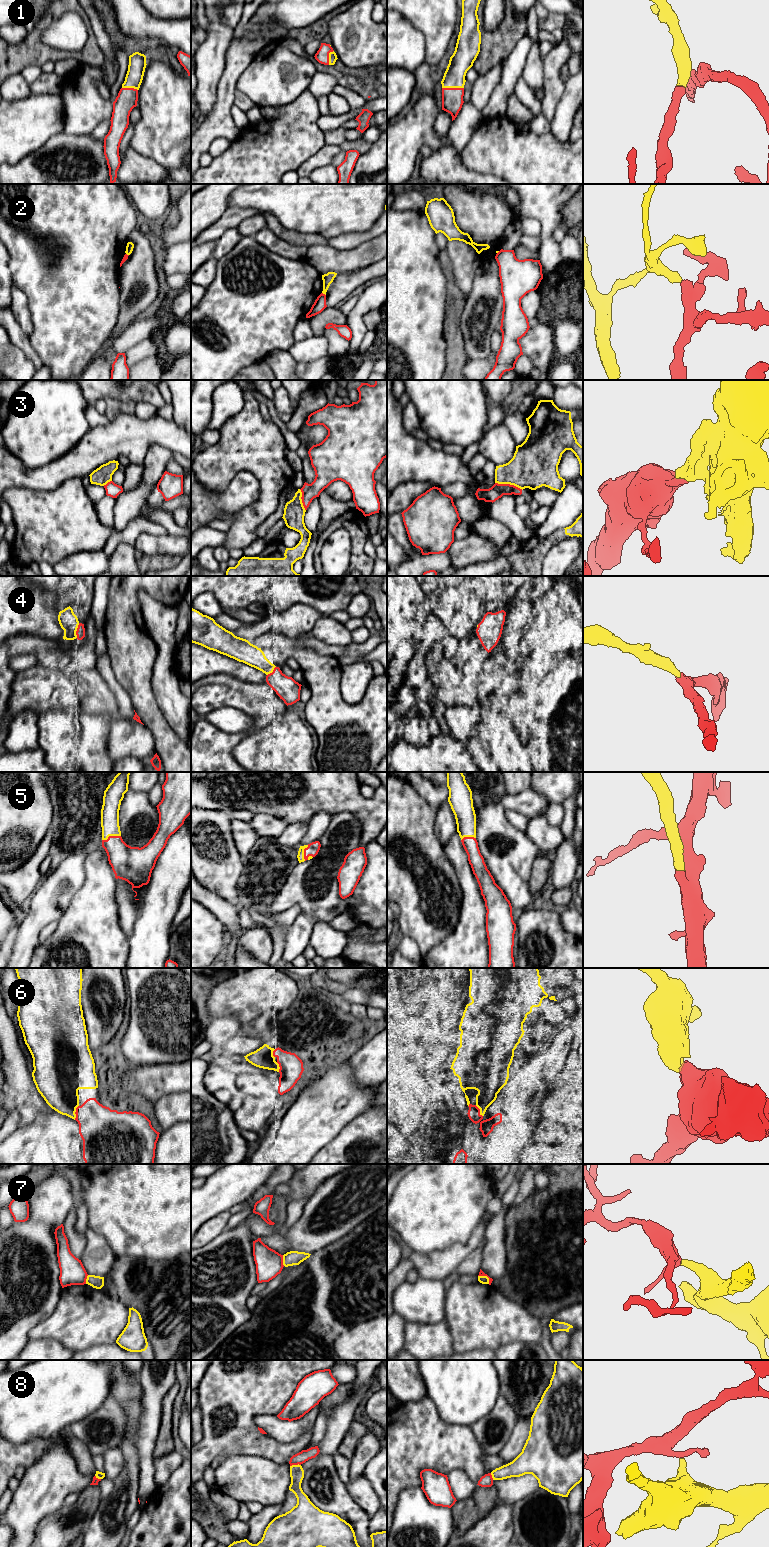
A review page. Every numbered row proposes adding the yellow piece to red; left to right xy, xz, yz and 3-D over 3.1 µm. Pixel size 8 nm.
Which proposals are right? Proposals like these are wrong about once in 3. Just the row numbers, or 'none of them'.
1, 4, 5, 6

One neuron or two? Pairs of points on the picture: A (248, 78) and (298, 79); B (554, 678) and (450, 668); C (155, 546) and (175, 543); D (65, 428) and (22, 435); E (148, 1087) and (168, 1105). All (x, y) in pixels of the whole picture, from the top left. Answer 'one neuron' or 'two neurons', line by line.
A: one neuron
B: one neuron
C: one neuron
D: one neuron
E: two neurons

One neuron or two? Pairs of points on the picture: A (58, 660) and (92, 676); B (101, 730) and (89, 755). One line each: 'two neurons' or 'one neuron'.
A: one neuron
B: one neuron

